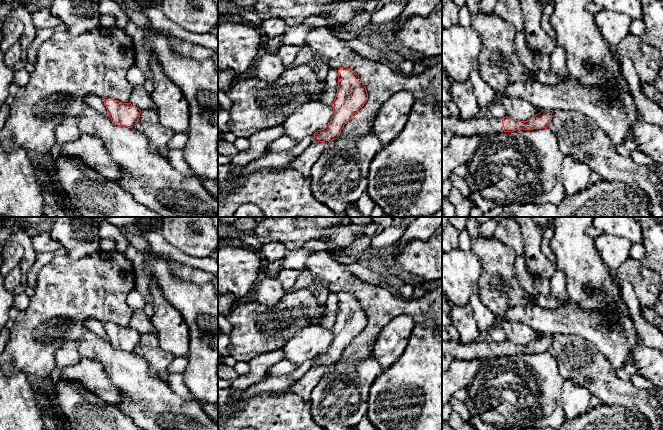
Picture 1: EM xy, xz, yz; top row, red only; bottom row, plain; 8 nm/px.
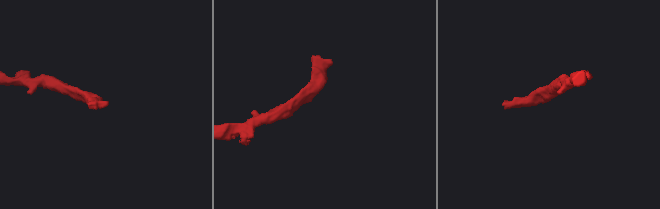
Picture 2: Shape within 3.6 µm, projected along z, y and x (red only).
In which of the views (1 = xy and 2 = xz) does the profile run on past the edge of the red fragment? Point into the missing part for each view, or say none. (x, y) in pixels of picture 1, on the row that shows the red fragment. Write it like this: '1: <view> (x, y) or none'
1: none
2: none

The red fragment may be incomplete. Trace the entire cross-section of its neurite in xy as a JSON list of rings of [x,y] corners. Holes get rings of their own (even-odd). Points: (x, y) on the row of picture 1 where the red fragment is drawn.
[[[104,99],[111,121],[123,127],[132,128],[140,118],[141,110],[131,103],[121,103],[115,99]]]

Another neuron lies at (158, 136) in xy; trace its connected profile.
[[[155,109],[142,110],[139,120],[132,128],[142,132],[149,141],[150,148],[162,154],[167,152],[168,143],[174,135],[172,130],[160,124]]]

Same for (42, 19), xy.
[[[50,9],[36,11],[32,14],[32,23],[36,30],[55,28],[61,24],[61,20],[52,15]]]

